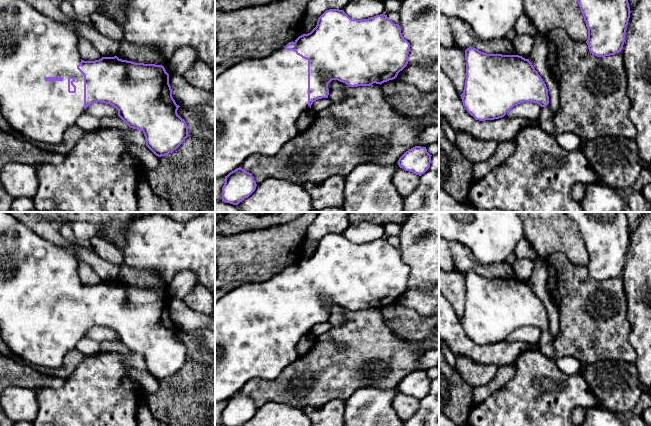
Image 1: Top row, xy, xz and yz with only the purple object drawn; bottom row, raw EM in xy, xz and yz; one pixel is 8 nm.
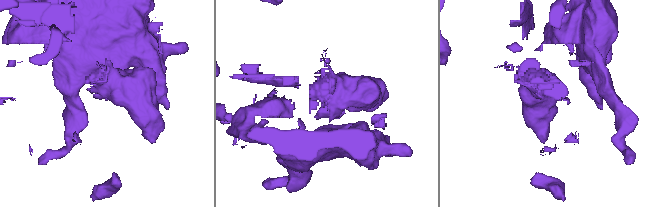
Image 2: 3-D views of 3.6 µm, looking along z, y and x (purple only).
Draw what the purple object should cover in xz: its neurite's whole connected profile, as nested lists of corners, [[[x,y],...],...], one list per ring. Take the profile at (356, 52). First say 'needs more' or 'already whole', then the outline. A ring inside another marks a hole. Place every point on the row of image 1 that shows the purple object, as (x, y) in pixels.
needs more; [[[329,9],[325,11],[317,21],[316,27],[308,34],[299,36],[296,40],[289,42],[285,46],[274,51],[271,55],[257,58],[245,59],[231,66],[215,78],[215,178],[224,177],[225,183],[222,187],[222,201],[233,205],[238,205],[245,198],[248,198],[256,189],[256,182],[251,173],[241,168],[242,163],[254,154],[273,156],[280,149],[294,139],[299,133],[296,126],[297,119],[306,111],[311,109],[311,105],[318,99],[328,98],[328,84],[332,80],[338,80],[347,84],[349,87],[370,86],[373,83],[382,84],[397,77],[408,64],[408,54],[410,43],[402,36],[399,24],[393,23],[387,15],[376,15],[368,19],[352,19],[343,10]]]

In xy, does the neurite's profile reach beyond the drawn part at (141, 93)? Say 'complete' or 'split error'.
split error

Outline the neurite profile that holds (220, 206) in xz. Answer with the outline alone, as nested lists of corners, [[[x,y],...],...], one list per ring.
[[[222,200],[215,201],[215,212],[241,212],[237,205],[225,203]]]

